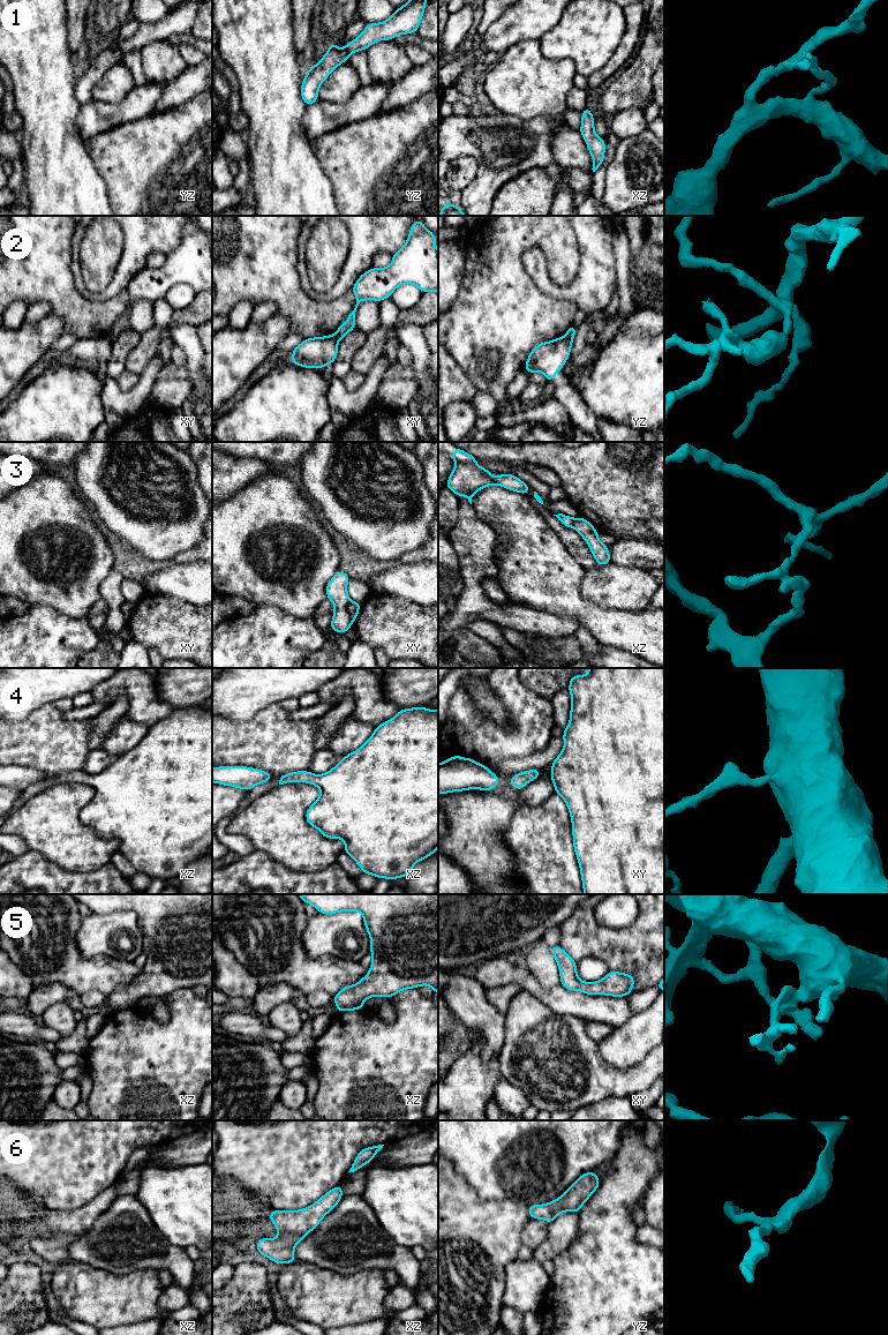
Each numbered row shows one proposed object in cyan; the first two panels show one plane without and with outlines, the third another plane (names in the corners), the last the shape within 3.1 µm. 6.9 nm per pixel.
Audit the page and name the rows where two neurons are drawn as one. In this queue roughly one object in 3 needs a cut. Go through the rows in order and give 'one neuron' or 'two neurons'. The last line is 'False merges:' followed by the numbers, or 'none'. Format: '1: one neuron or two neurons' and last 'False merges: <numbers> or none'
1: one neuron
2: two neurons
3: two neurons
4: one neuron
5: one neuron
6: one neuron
False merges: 2, 3

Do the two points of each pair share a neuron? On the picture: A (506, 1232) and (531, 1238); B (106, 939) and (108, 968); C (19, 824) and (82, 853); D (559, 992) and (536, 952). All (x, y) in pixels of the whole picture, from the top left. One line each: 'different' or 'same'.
A: different
B: different
C: same
D: different

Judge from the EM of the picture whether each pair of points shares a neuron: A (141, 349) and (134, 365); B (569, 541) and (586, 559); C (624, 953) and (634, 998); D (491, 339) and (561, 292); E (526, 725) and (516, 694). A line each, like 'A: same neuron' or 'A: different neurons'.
A: same neuron
B: same neuron
C: different neurons
D: different neurons
E: same neuron

